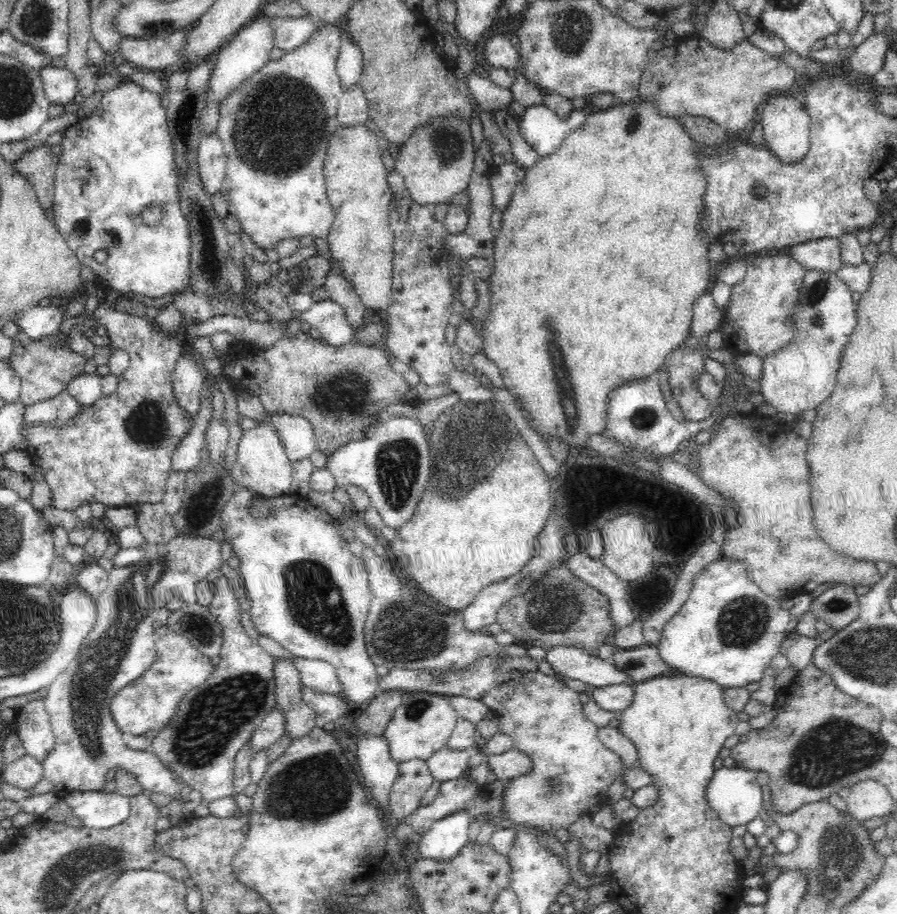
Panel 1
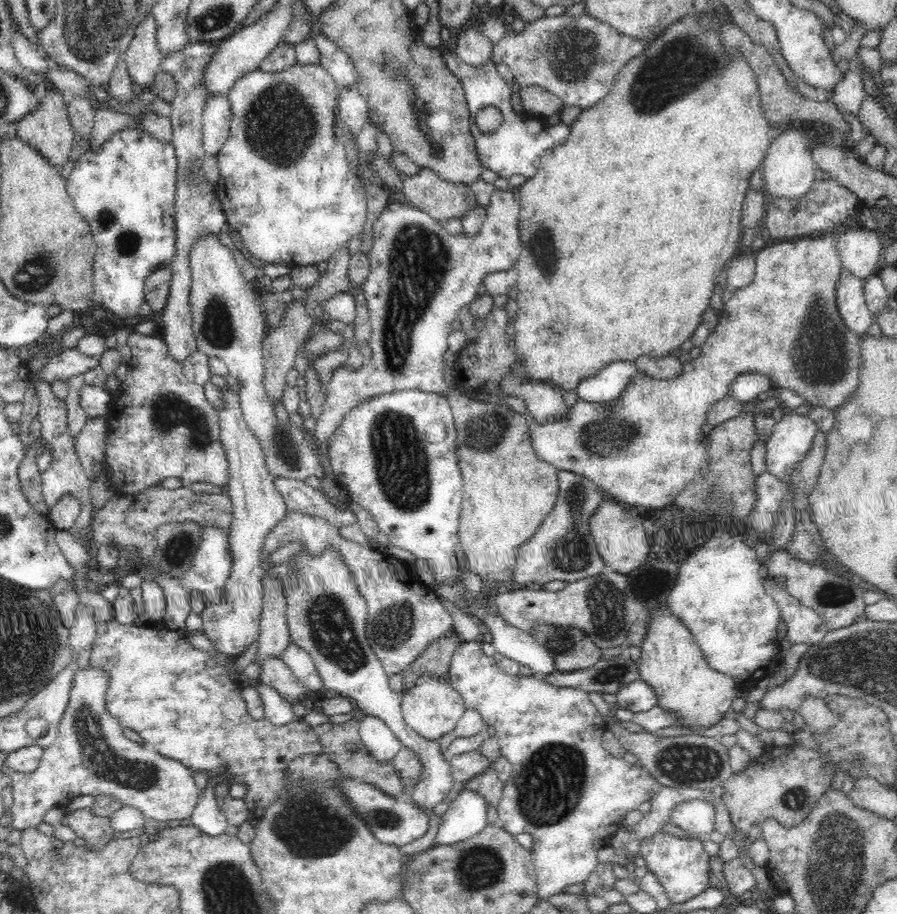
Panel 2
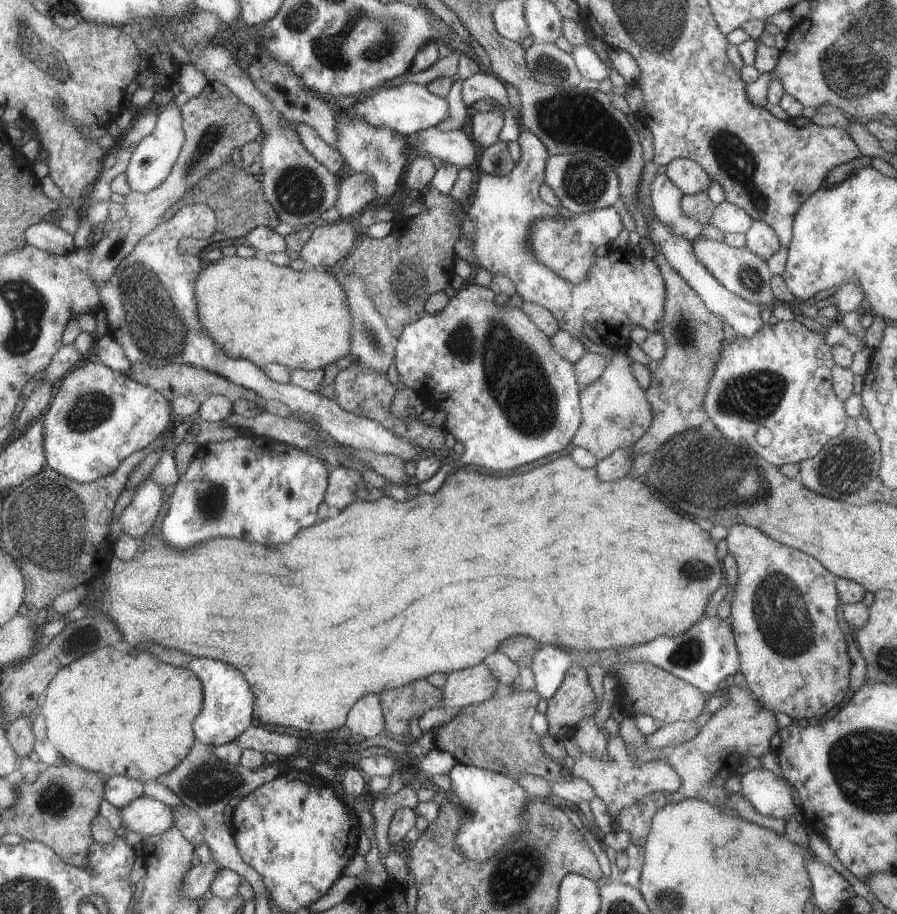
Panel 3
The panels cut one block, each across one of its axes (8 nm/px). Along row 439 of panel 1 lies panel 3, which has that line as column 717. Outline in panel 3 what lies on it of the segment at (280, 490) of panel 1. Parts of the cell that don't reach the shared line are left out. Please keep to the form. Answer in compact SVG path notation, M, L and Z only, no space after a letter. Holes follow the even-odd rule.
M698 238L693 252L706 269L734 295L762 308L773 308L777 302L771 290L771 273L767 261L745 247L730 247L724 242Z

